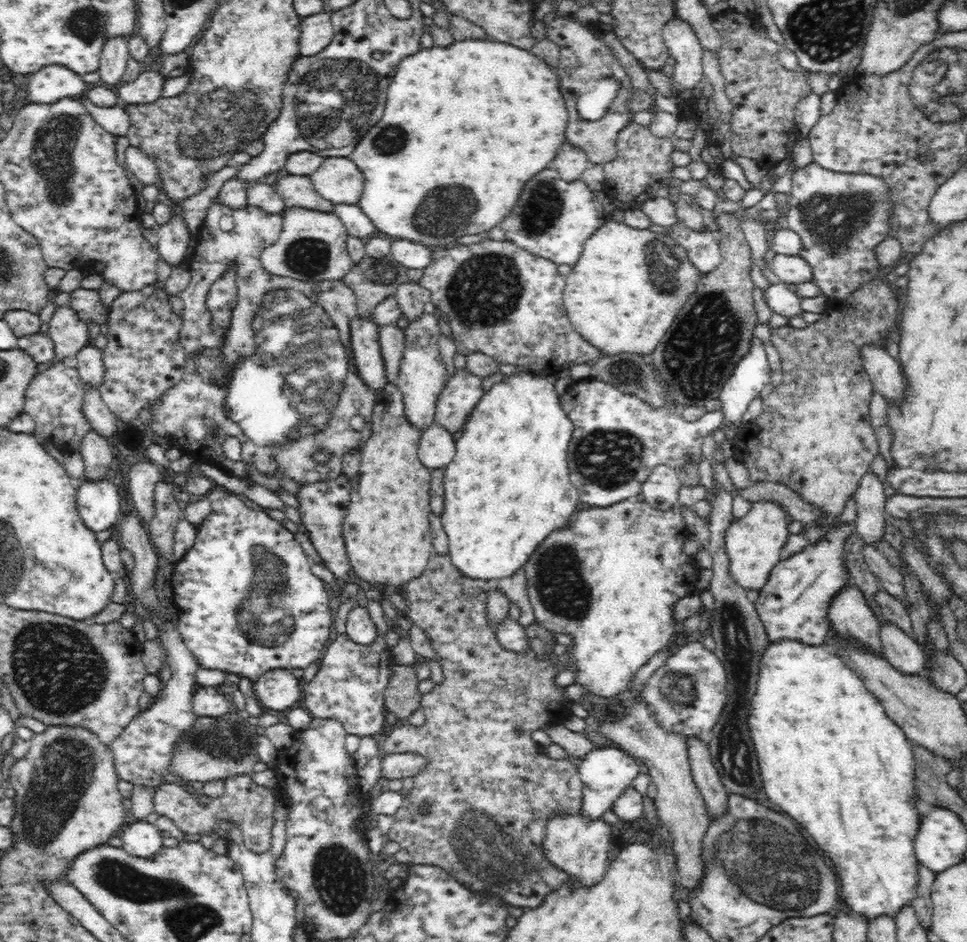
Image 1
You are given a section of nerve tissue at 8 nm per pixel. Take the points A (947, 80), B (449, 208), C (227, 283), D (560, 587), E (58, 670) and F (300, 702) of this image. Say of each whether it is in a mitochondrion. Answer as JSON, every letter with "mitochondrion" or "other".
{"A":"mitochondrion","B":"mitochondrion","C":"mitochondrion","D":"mitochondrion","E":"mitochondrion","F":"other"}

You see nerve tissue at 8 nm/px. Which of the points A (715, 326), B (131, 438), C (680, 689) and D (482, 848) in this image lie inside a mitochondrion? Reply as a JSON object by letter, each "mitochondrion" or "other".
{"A":"mitochondrion","B":"other","C":"mitochondrion","D":"mitochondrion"}

